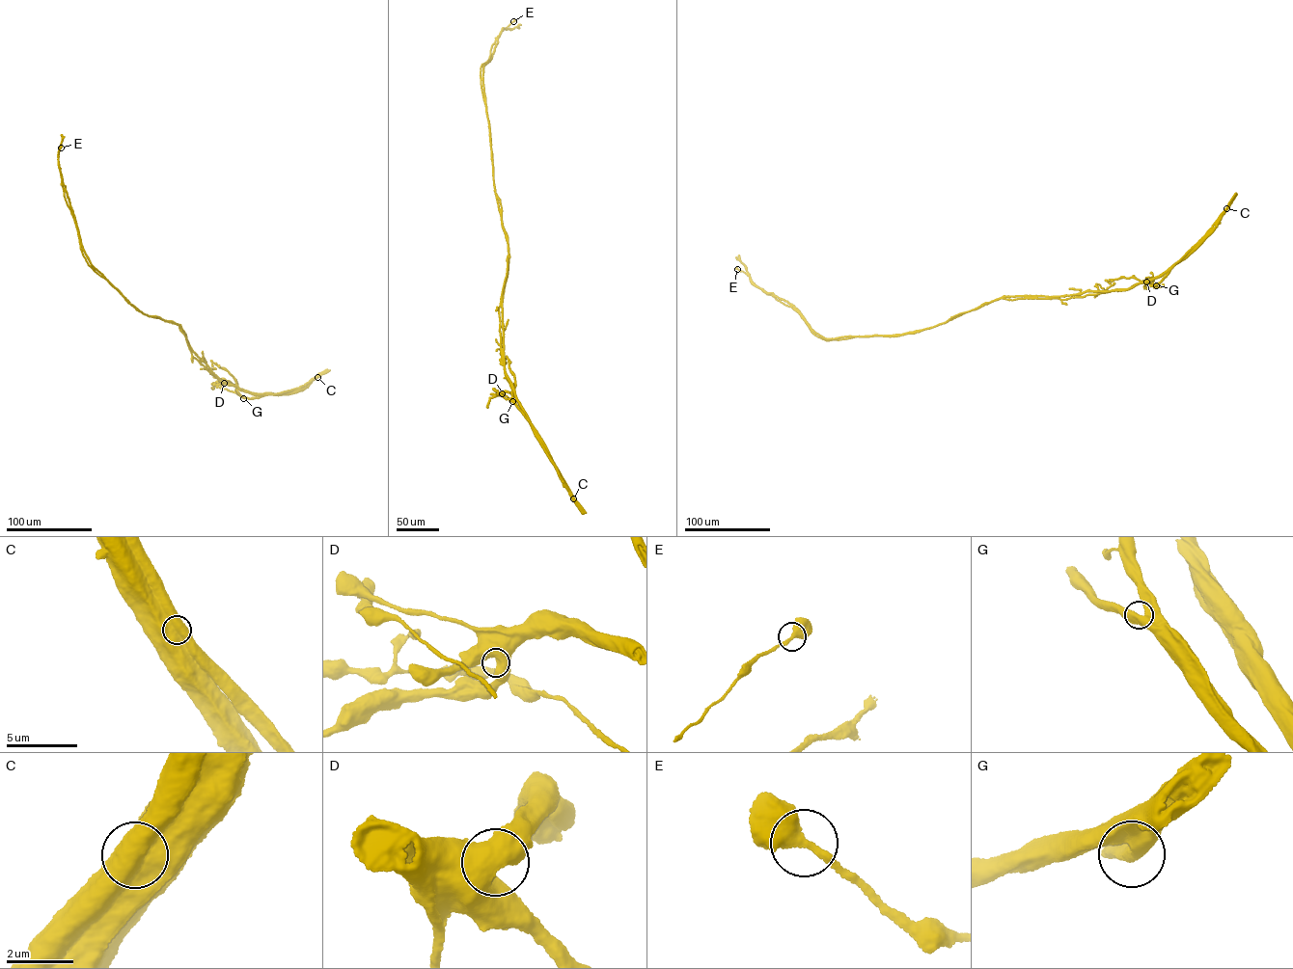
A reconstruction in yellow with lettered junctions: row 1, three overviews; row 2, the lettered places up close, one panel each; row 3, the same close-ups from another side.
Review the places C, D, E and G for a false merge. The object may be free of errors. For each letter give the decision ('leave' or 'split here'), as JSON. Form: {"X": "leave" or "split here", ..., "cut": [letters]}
{"C": "split here", "D": "leave", "E": "leave", "G": "leave", "cut": ["C"]}

